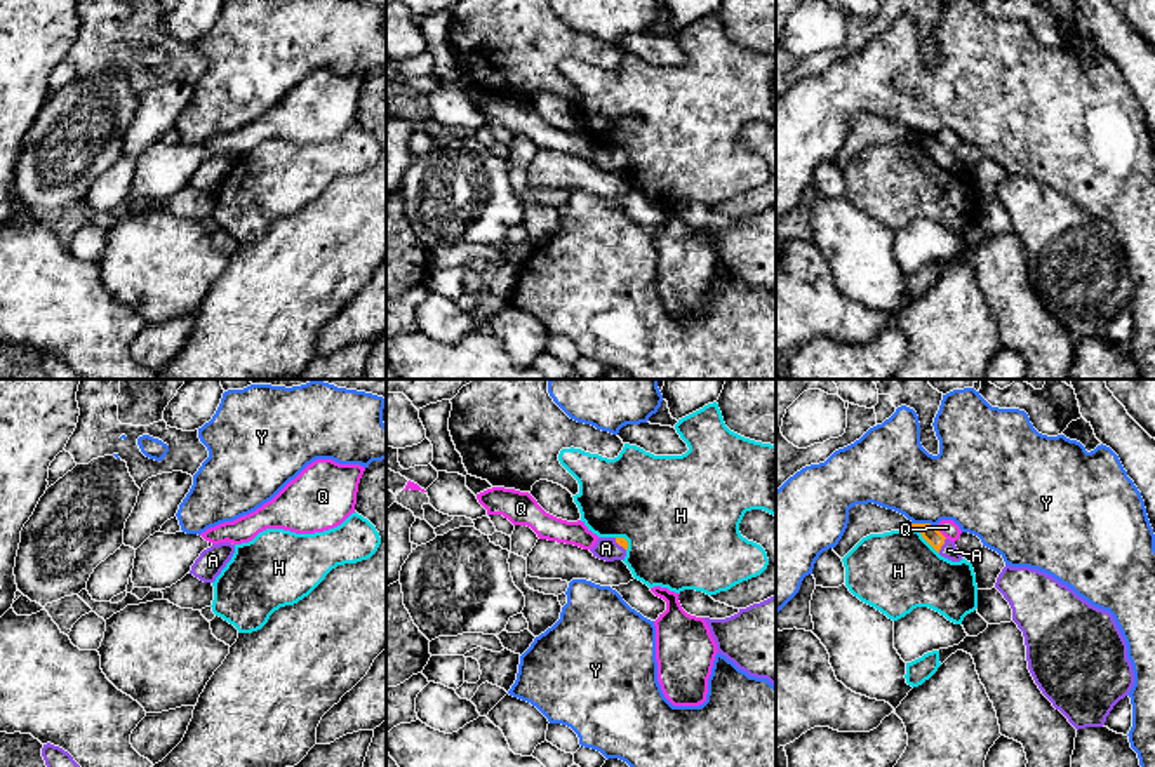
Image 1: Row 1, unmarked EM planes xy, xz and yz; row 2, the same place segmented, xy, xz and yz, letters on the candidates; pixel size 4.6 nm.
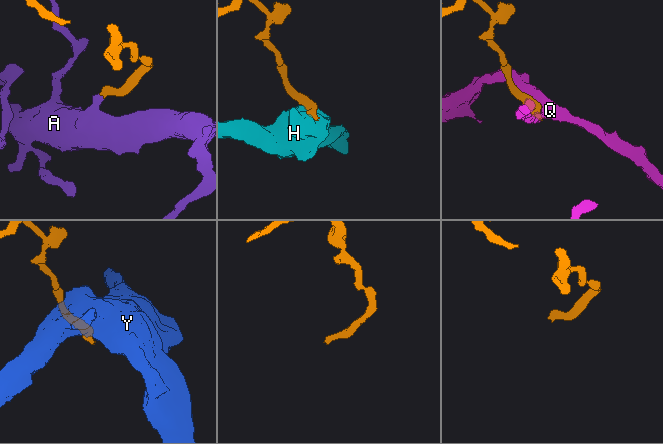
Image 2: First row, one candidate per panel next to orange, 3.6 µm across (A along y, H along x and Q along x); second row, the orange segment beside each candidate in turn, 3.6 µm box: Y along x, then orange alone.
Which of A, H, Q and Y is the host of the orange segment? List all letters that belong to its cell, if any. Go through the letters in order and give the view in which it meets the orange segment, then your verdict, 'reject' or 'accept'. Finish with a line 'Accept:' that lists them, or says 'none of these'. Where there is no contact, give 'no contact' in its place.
A: yz | accept
H: yz | reject
Q: yz | reject
Y: yz | reject
Accept: A

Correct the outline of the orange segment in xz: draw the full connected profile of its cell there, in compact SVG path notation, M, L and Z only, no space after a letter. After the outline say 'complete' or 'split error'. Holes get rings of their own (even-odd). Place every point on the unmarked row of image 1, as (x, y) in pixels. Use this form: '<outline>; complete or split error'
M598 148L590 162L600 170L614 172L624 170L626 160L628 151L624 148Z; split error

